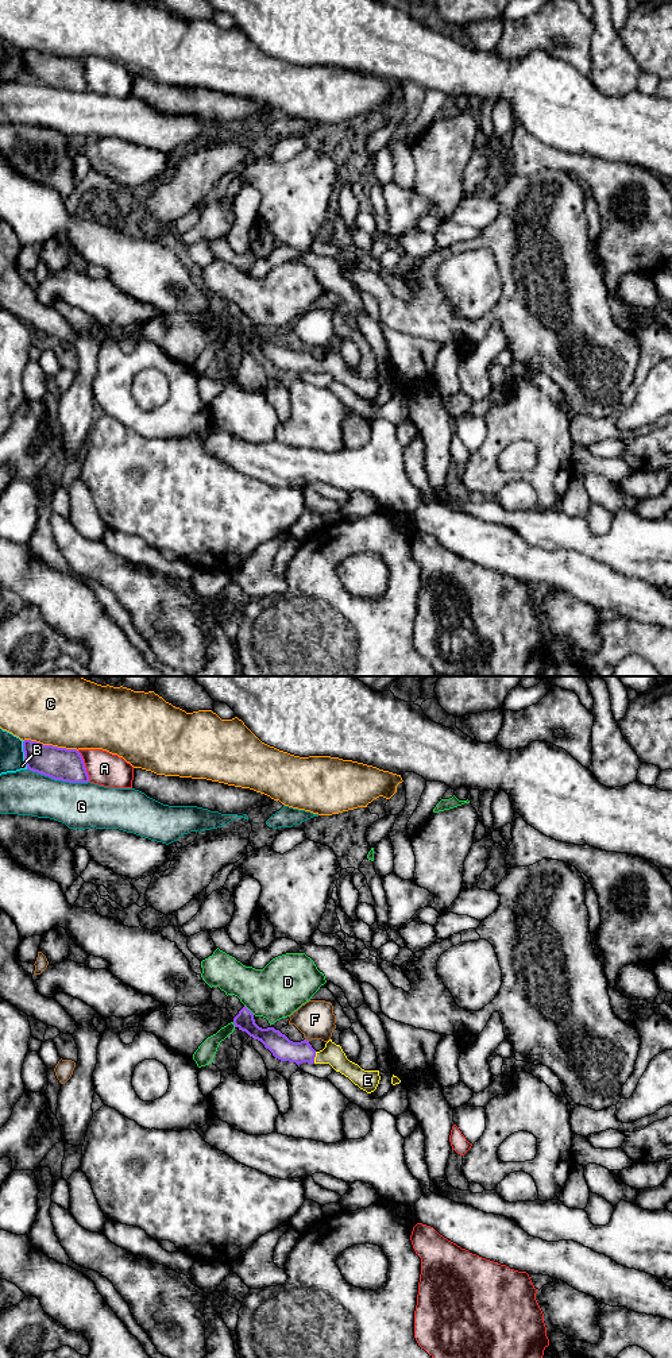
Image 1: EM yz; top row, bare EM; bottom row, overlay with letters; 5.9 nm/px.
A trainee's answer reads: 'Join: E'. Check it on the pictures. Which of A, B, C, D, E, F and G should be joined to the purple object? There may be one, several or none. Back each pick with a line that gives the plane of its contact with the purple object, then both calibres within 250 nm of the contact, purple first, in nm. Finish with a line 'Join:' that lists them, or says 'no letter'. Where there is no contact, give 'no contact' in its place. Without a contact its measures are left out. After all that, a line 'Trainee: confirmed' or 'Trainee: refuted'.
E: yz | 140/120 nm
Join: E
Trainee: confirmed

